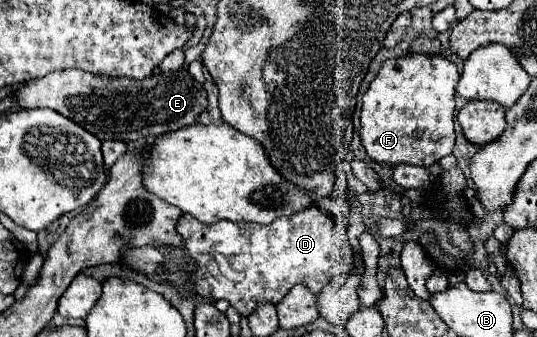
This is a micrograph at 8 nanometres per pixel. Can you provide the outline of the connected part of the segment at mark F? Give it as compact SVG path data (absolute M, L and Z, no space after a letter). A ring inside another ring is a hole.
M405 55L387 59L363 95L361 143L367 155L381 165L429 167L449 155L455 145L453 115L457 67L445 55Z

